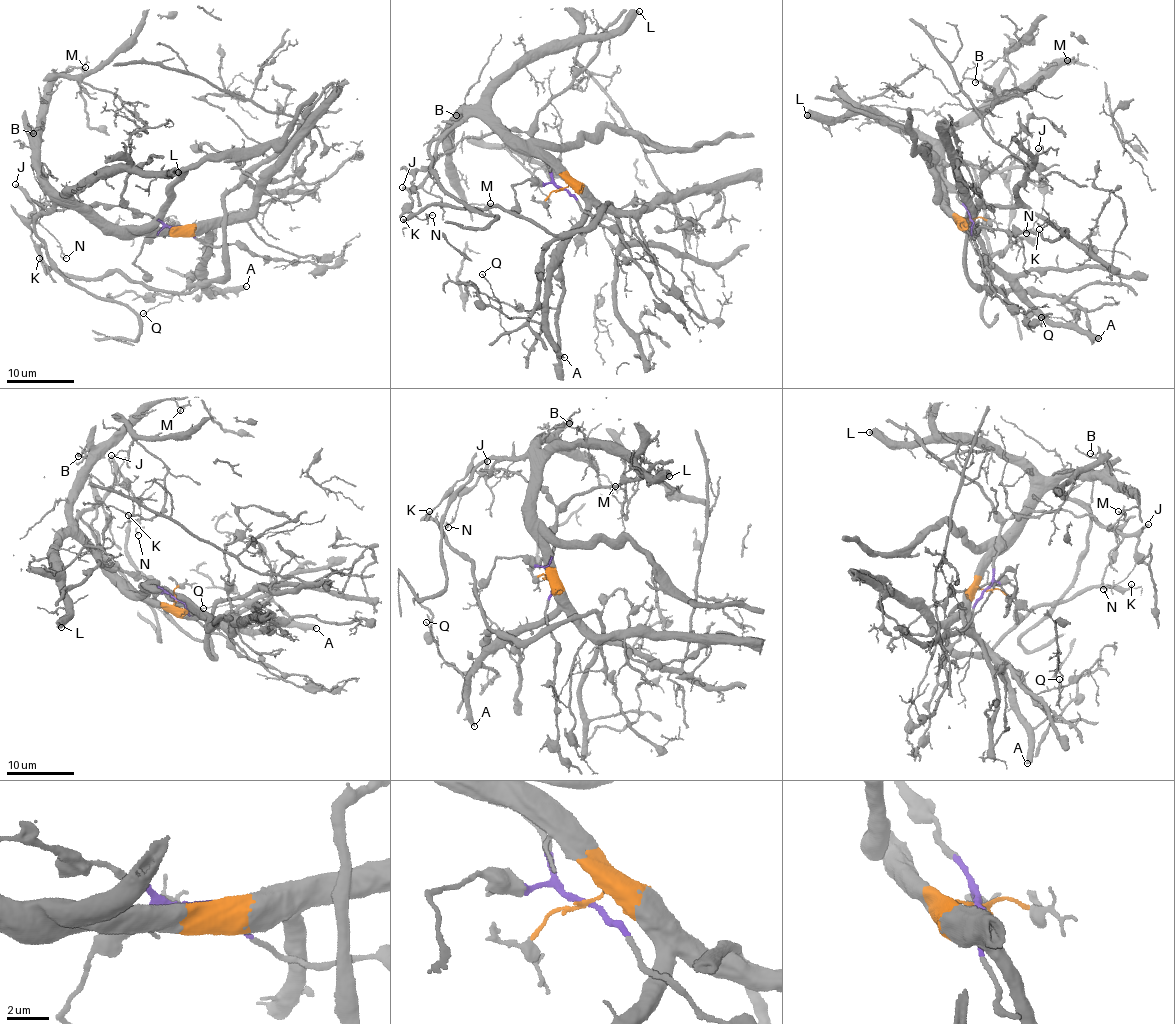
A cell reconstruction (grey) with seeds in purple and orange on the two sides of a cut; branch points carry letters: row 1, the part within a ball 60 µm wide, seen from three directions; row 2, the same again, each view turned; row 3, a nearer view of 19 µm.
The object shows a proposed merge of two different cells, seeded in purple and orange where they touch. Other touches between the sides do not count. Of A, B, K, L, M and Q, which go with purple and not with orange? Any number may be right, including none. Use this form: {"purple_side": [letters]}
{"purple_side": ["K"]}

